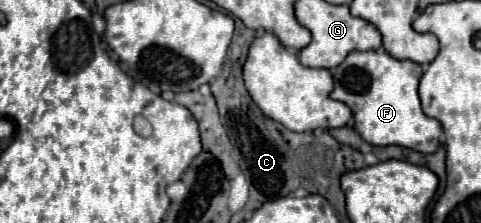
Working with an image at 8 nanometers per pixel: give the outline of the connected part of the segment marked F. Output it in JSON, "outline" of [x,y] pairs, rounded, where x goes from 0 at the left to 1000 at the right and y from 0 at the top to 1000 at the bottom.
{"outline":[[[798,220],[782,229],[732,229],[711,291],[690,309],[694,408],[690,444],[719,462],[740,543],[740,587],[769,650],[832,650],[873,686],[902,686],[915,659],[919,561],[886,525],[873,480],[869,363],[877,300],[861,274],[832,274],[807,247]]]}

